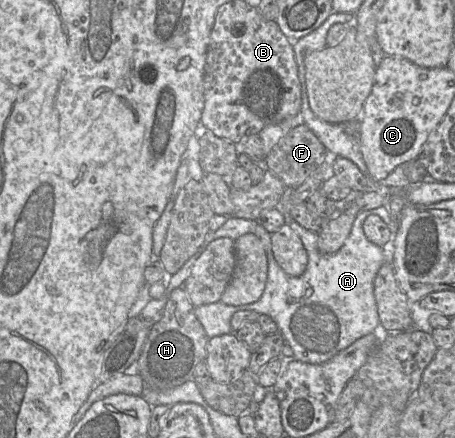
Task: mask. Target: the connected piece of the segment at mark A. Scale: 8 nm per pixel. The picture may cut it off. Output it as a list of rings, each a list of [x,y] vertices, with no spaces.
[[[385,206],[360,211],[344,245],[331,255],[319,252],[318,233],[303,228],[289,215],[285,215],[286,223],[298,234],[308,254],[306,270],[298,277],[289,276],[278,265],[272,252],[271,234],[258,221],[228,217],[225,224],[218,230],[208,232],[198,251],[171,276],[162,297],[169,297],[174,289],[183,287],[194,263],[213,240],[228,237],[235,241],[244,234],[252,233],[260,239],[267,255],[268,277],[261,298],[254,303],[240,306],[227,305],[221,300],[201,305],[195,307],[196,317],[203,325],[207,336],[211,338],[233,333],[230,321],[237,311],[254,310],[260,314],[269,315],[277,323],[285,343],[292,348],[294,359],[311,364],[324,363],[360,337],[380,330],[380,319],[374,296],[374,279],[385,262],[393,264],[394,241],[393,245],[388,242],[381,248],[366,238],[363,223],[370,215],[381,217],[392,235],[398,231],[398,223],[392,220]]]

